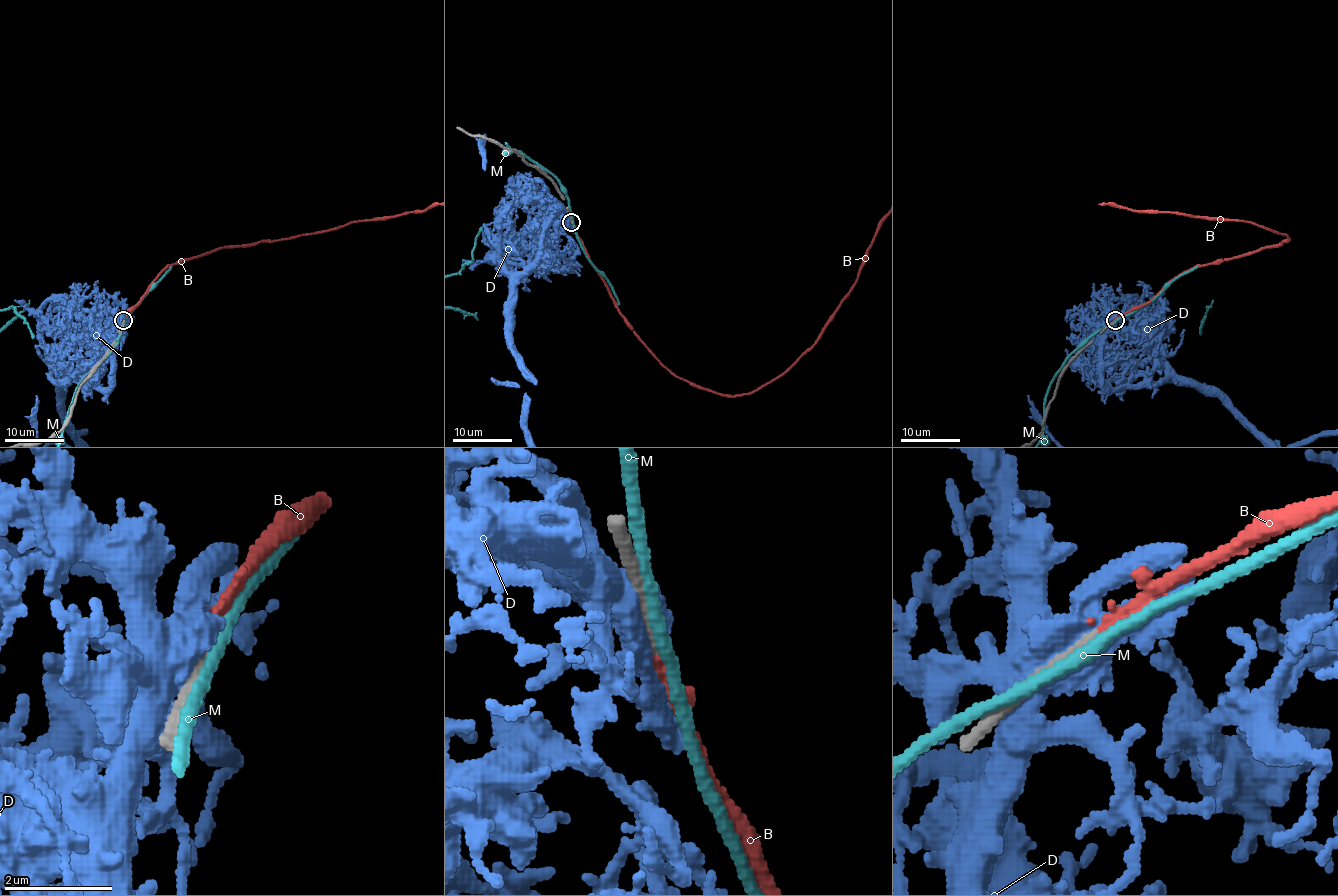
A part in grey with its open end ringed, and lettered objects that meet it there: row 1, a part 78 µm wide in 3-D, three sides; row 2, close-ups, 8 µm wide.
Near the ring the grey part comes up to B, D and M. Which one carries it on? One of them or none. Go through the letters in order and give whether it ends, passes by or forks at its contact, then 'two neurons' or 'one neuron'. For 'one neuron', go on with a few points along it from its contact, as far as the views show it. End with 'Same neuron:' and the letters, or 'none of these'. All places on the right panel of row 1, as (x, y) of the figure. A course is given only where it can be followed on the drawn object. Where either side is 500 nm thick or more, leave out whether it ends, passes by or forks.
B: it ends; one neuron
D: two neurons
M: it passes by; two neurons
Same neuron: B

